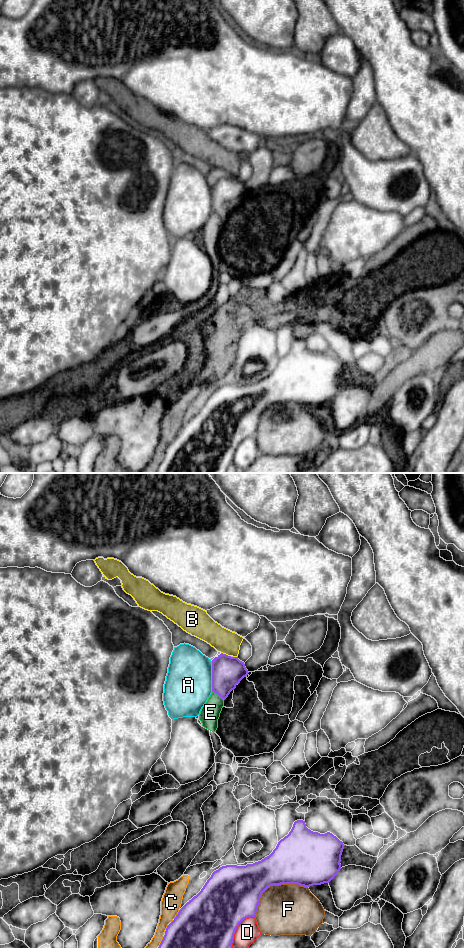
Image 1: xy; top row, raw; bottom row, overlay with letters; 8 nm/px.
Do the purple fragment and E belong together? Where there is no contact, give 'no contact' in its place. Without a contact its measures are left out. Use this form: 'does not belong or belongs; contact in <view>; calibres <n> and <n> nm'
does not belong; contact in xy; calibres 240 and 160 nm

